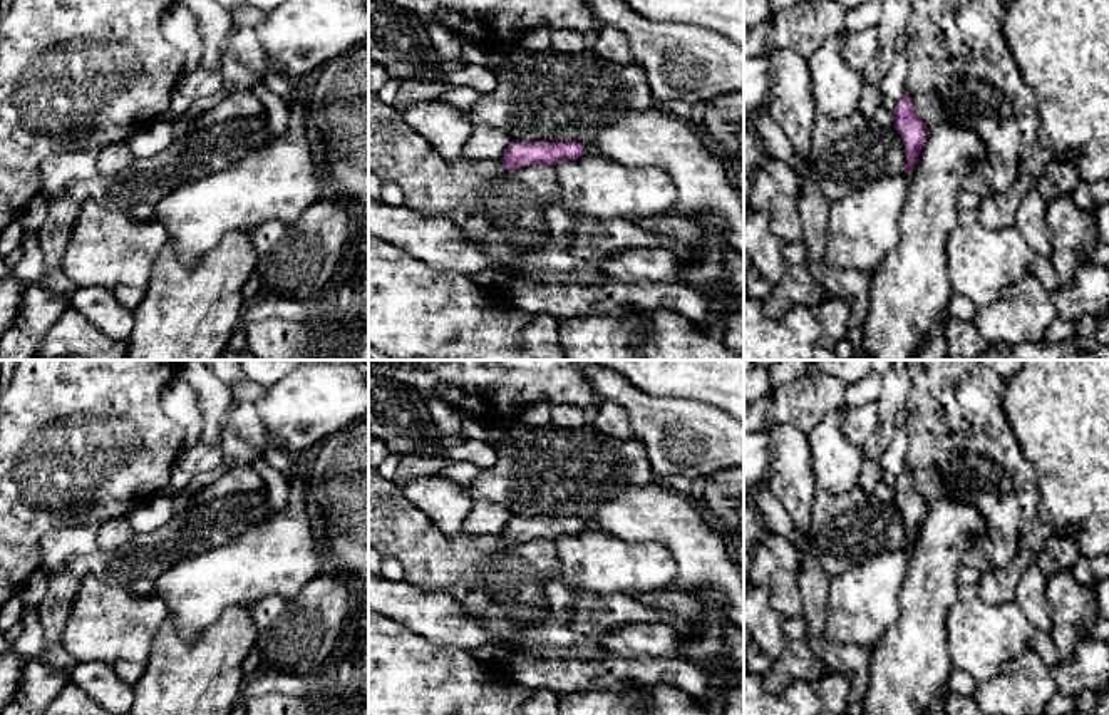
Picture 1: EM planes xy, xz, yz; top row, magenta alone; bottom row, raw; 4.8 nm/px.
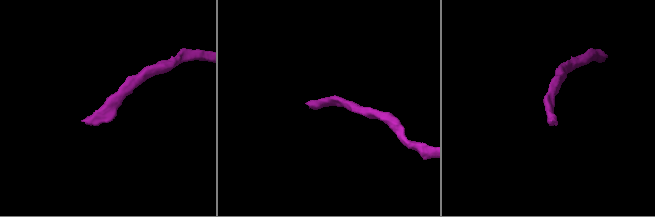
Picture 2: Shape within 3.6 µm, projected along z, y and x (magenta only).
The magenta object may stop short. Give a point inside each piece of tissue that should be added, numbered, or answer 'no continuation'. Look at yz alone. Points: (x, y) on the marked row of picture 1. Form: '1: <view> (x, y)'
no continuation

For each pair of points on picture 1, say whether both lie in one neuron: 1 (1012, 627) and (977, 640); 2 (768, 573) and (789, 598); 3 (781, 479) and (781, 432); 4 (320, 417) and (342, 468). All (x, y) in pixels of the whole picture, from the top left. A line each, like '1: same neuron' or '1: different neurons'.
1: same neuron
2: same neuron
3: same neuron
4: different neurons

